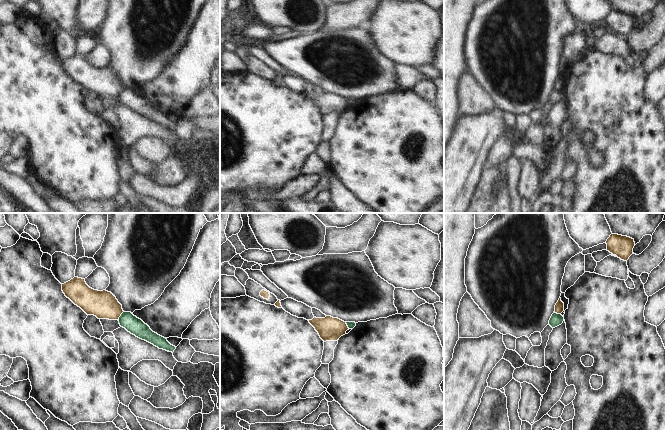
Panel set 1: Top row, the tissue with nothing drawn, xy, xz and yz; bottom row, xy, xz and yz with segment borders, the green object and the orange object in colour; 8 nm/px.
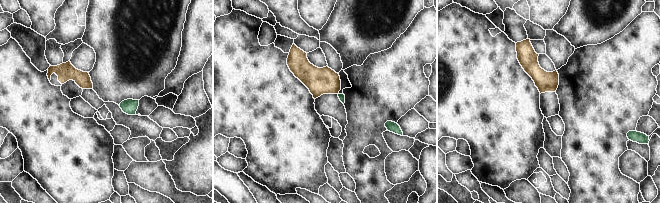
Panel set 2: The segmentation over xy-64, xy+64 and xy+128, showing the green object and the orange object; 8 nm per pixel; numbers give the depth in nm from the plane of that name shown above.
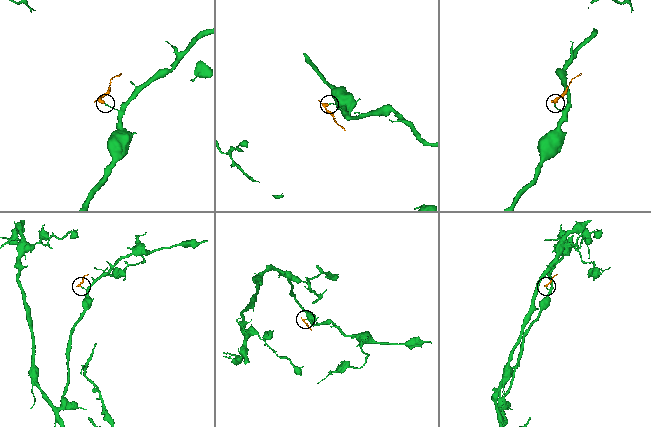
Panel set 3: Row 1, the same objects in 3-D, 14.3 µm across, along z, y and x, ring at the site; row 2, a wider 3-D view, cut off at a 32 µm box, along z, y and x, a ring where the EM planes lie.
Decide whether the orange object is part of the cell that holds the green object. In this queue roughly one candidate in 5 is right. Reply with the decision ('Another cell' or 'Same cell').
Another cell

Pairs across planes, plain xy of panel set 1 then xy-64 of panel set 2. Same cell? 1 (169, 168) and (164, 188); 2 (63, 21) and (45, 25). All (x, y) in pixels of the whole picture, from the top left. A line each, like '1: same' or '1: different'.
1: same
2: same

